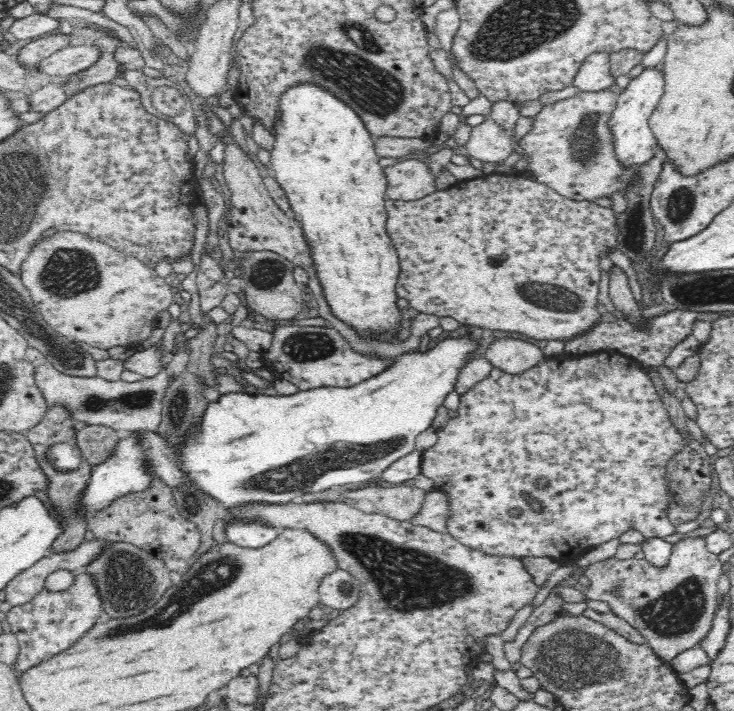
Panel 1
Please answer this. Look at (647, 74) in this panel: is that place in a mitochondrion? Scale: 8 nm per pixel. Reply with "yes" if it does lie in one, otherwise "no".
no

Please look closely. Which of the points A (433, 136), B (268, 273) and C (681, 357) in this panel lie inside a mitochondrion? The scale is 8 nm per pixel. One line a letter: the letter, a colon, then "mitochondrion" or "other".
A: other
B: mitochondrion
C: other

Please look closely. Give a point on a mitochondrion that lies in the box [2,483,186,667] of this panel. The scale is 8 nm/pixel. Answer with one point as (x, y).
(128, 583)

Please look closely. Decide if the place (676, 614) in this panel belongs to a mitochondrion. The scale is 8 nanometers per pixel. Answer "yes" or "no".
yes

